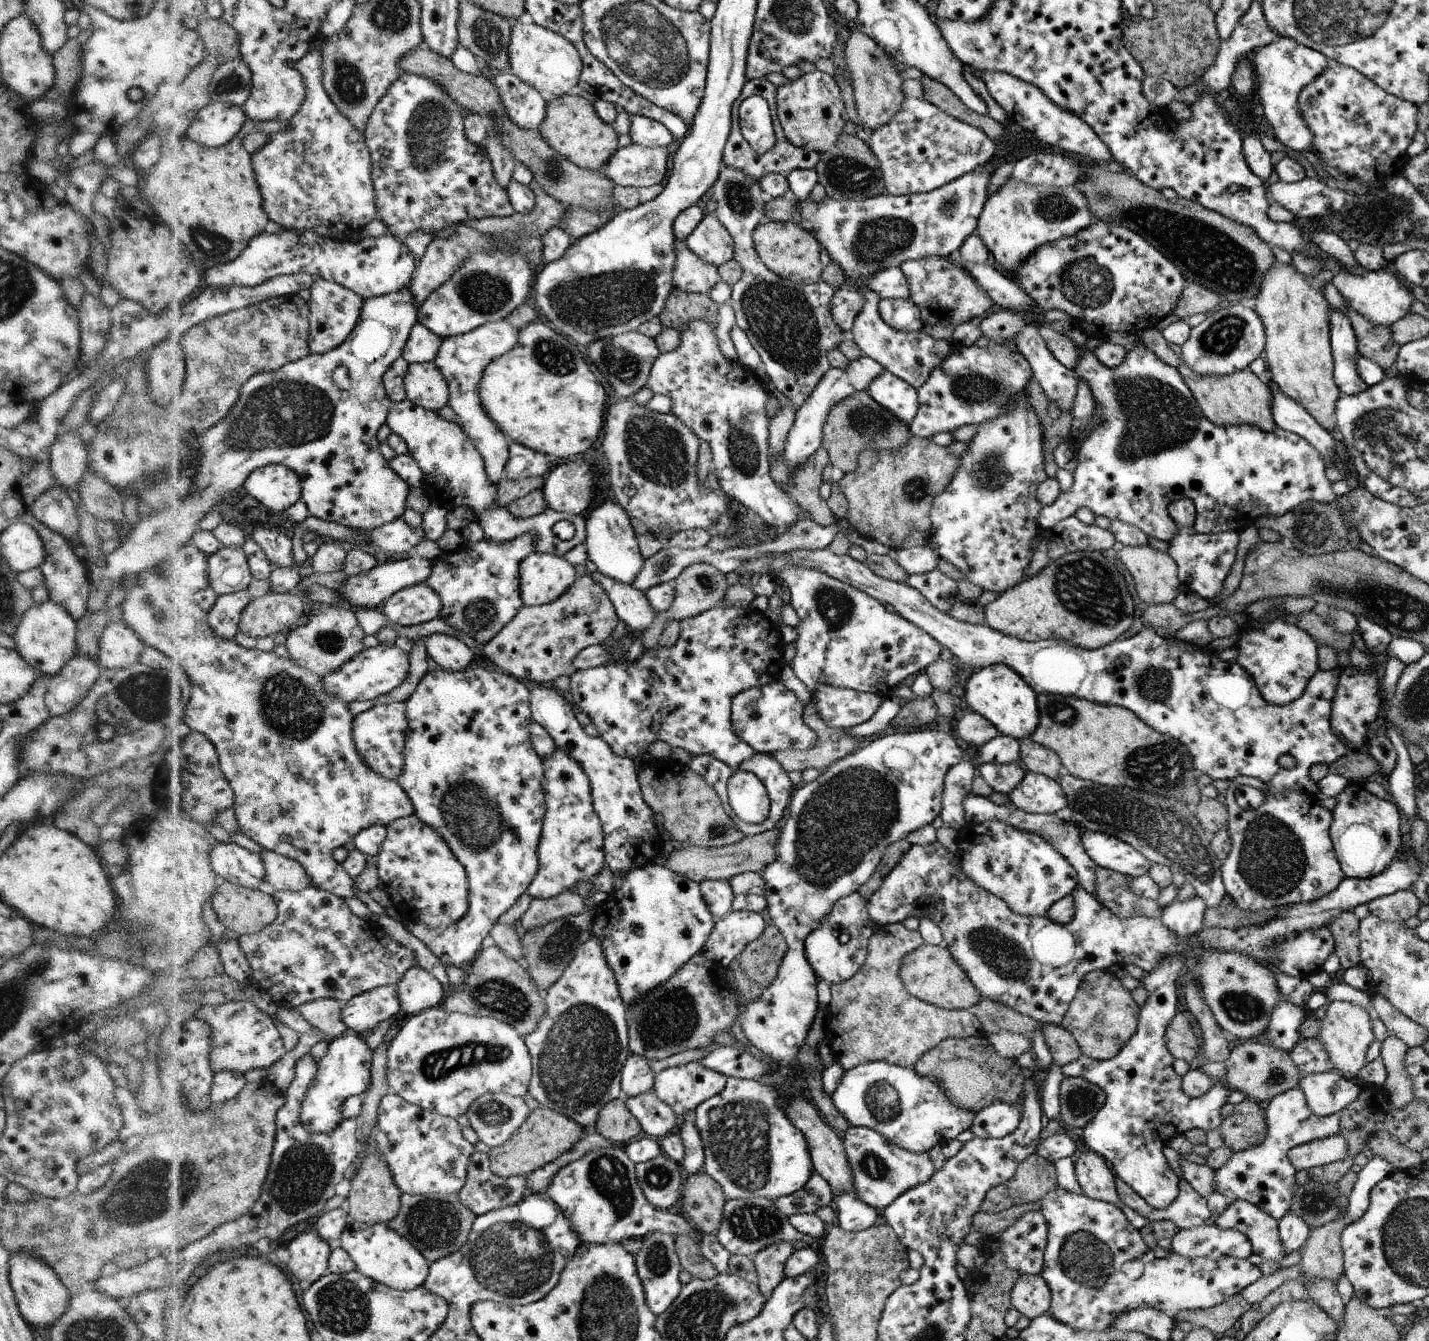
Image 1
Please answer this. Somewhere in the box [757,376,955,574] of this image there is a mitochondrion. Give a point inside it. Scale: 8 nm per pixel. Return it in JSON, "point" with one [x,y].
{"point":[872,425]}

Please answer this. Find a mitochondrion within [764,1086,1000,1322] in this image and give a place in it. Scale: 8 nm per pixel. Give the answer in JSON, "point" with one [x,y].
{"point":[871,1164]}

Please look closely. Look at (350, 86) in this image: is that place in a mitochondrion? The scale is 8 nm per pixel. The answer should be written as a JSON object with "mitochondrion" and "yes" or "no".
{"mitochondrion":"yes"}

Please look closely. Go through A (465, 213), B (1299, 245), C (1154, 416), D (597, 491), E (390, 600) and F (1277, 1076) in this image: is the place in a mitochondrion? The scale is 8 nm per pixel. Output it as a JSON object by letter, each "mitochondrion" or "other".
{"A":"other","B":"other","C":"mitochondrion","D":"other","E":"other","F":"mitochondrion"}

